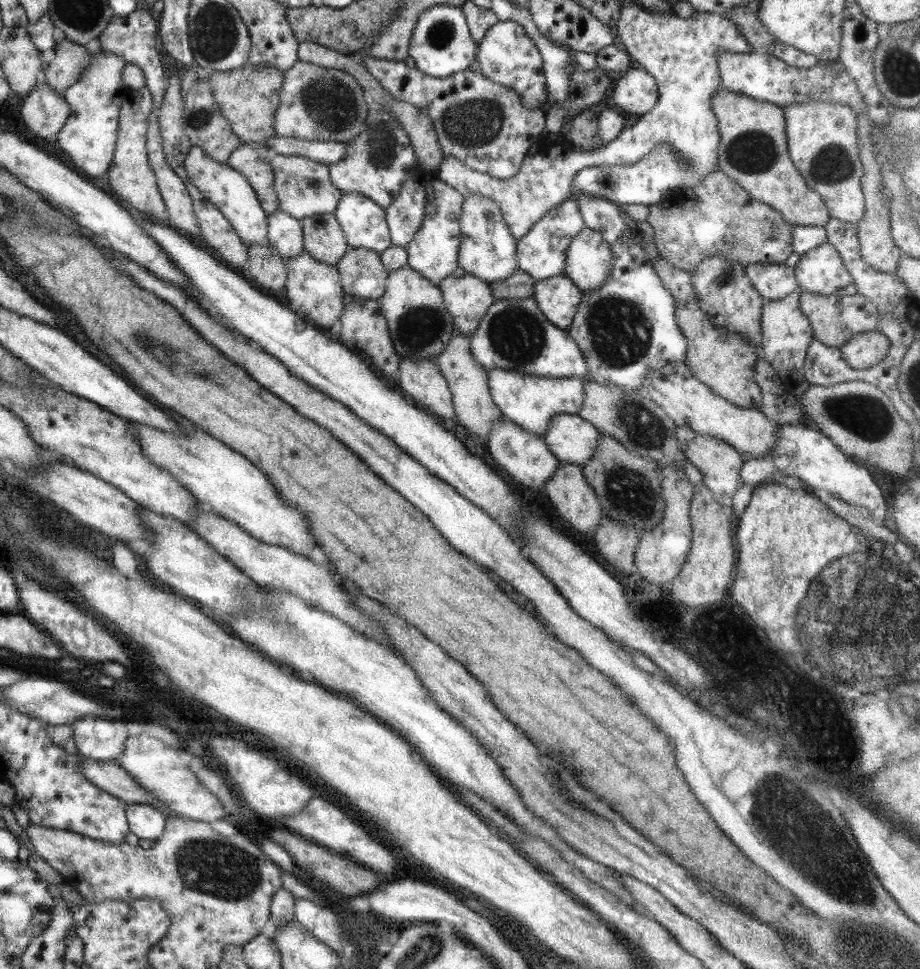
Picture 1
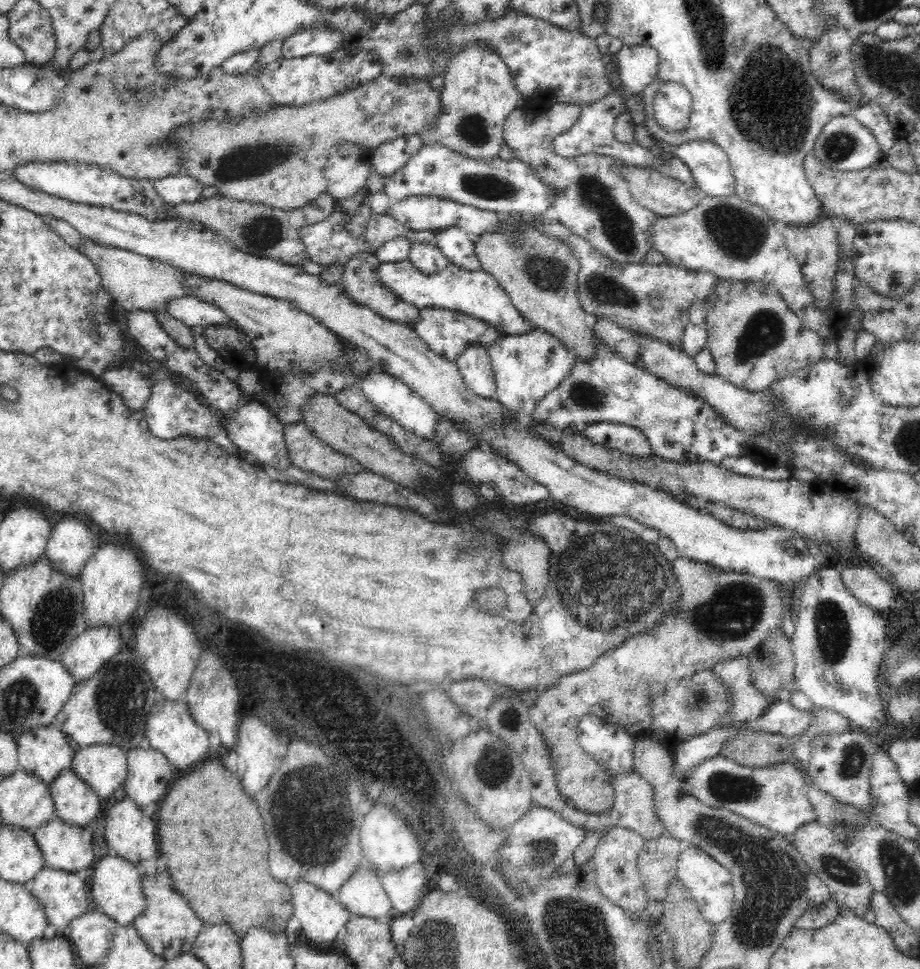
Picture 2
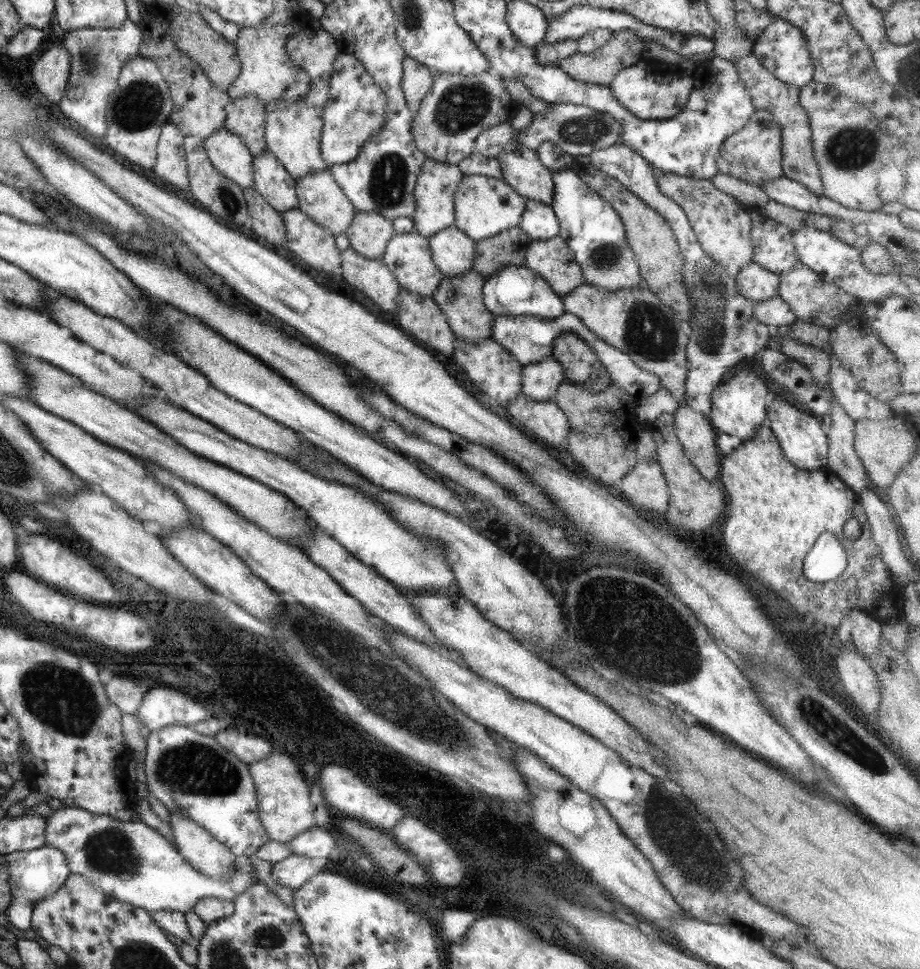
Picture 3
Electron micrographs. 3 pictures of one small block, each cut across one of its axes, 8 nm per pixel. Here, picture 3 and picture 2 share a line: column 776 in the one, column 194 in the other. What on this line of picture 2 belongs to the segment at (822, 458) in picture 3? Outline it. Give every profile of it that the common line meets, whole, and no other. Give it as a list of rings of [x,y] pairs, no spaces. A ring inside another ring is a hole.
[[[152,380],[150,396],[143,411],[150,432],[162,440],[190,437],[196,441],[212,441],[224,429],[221,414],[200,405],[196,397],[186,390],[186,384],[177,386],[169,380]]]

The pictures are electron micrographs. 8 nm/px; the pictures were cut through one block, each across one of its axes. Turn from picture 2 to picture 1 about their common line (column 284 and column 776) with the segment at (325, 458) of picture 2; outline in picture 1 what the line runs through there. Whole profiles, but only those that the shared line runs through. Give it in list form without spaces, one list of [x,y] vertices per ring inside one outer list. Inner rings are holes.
[[[669,362],[667,367],[645,377],[642,392],[664,410],[677,427],[686,426],[699,436],[719,438],[746,458],[765,456],[774,447],[778,426],[759,409],[743,409],[713,394],[695,379],[683,363]]]

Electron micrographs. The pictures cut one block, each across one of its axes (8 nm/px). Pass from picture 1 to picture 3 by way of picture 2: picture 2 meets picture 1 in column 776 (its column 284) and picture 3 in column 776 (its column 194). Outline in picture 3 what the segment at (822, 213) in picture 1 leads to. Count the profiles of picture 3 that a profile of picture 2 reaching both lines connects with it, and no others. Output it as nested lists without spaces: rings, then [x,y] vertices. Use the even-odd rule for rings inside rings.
[[[754,109],[741,130],[728,136],[715,155],[719,174],[726,174],[741,182],[760,186],[772,178],[782,176],[781,131],[775,118],[766,110]]]

